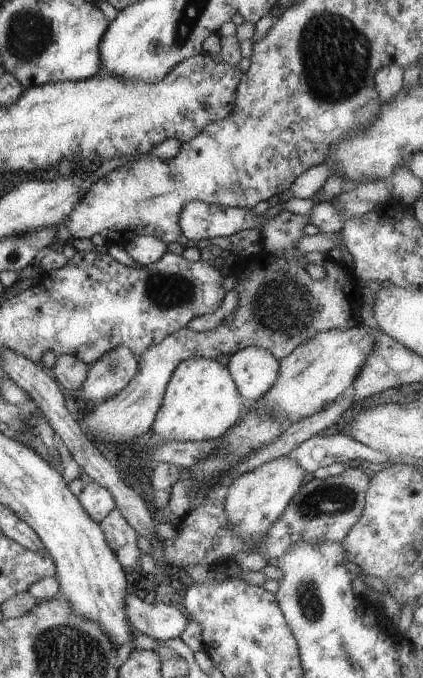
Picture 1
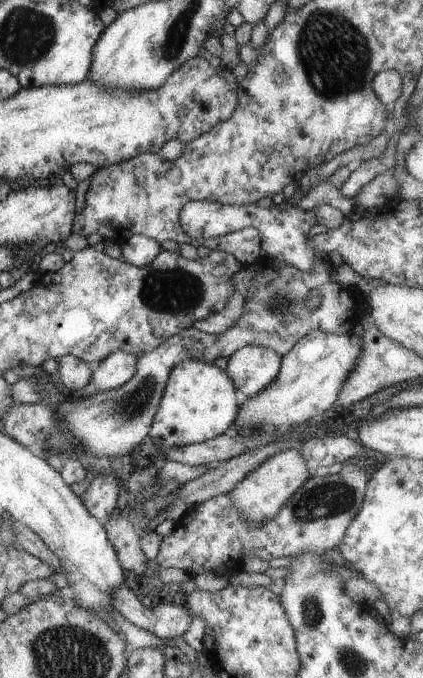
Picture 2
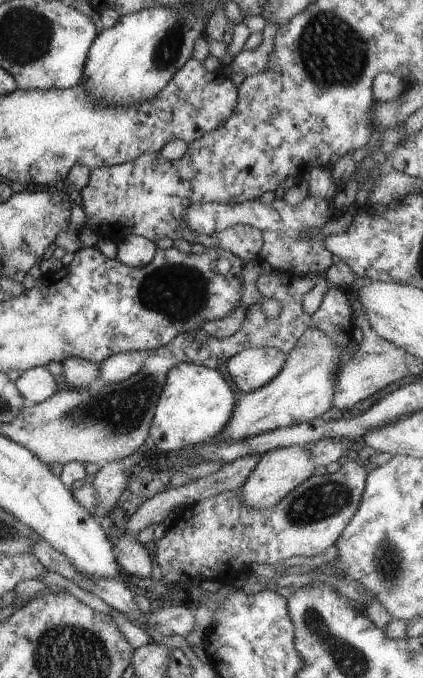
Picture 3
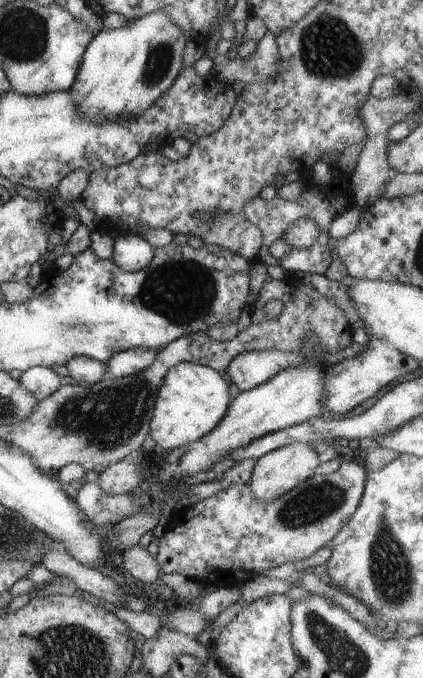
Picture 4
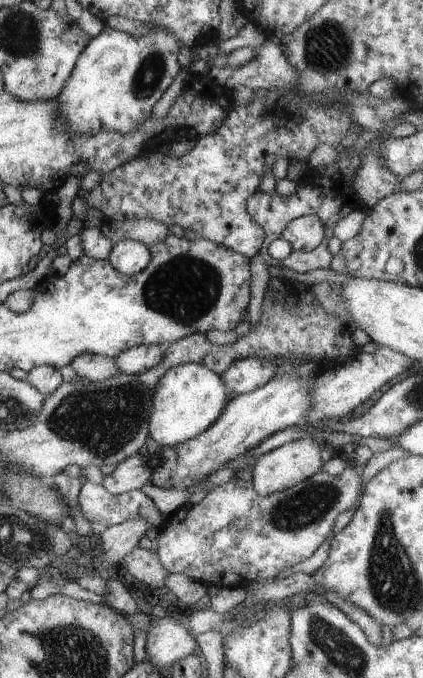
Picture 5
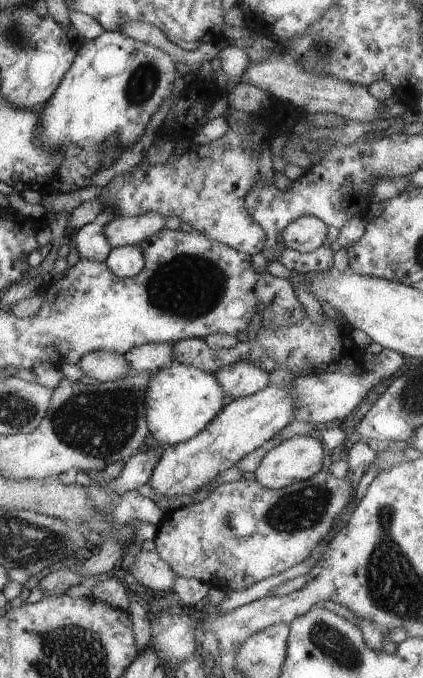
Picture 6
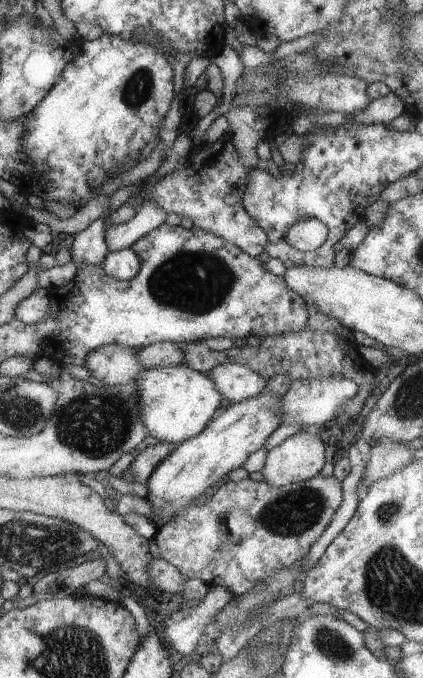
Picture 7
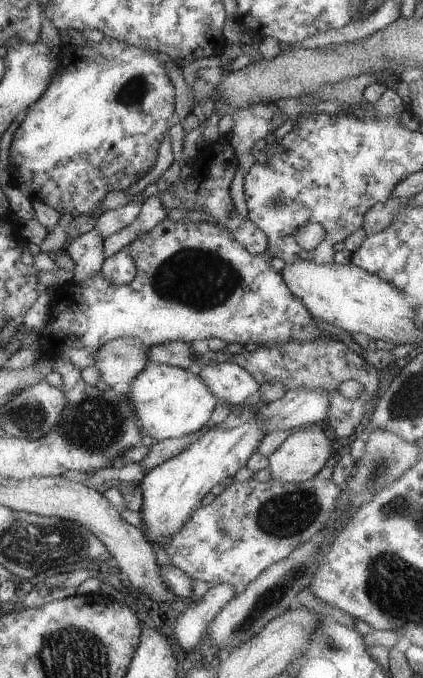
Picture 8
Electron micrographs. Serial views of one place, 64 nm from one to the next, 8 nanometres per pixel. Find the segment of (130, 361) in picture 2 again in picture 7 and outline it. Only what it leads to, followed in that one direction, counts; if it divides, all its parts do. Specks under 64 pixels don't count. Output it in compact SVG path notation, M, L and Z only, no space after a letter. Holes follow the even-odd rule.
M164 341L138 349L138 362L142 369L167 366L188 366L180 343Z

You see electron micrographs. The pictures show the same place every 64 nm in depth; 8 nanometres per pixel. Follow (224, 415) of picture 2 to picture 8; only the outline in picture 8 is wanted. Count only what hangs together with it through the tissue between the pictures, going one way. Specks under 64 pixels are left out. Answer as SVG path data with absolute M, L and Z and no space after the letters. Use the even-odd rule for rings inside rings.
M152 364L138 373L138 376L129 384L130 391L126 396L134 408L134 416L138 420L138 426L148 436L156 438L156 440L166 440L172 438L182 438L188 434L200 430L210 420L210 416L214 412L218 398L210 392L210 388L206 388L206 382L200 378L197 371L185 371L170 365Z

